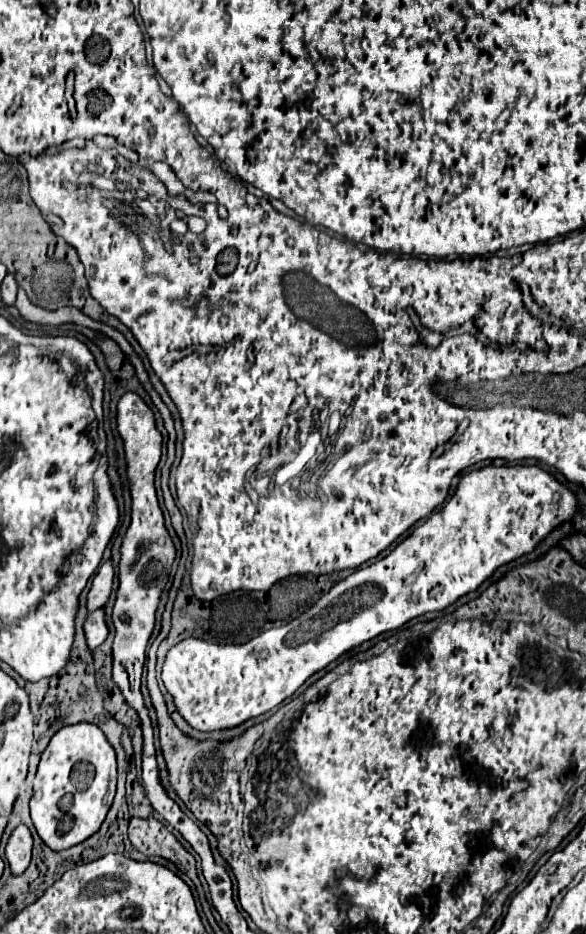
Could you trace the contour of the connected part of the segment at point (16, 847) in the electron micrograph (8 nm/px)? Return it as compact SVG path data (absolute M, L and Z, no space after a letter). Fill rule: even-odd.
M20 824L10 840L8 840L8 846L6 846L6 858L8 858L8 864L10 864L10 870L14 876L22 874L28 866L30 866L30 858L32 858L32 834L30 830Z

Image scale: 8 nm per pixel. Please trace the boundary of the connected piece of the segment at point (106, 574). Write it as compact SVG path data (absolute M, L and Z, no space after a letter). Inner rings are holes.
M108 560L98 568L98 574L88 592L88 612L94 612L96 608L102 608L108 602L112 584L114 584L114 566L112 560Z

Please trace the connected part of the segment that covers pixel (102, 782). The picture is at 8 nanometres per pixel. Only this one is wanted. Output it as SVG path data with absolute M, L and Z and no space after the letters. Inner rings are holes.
M78 722L60 728L42 752L38 772L34 778L34 796L30 800L32 822L38 836L52 850L64 850L84 842L98 832L112 806L116 792L116 752L106 740L104 732L90 722ZM66 794L74 794L74 806L68 812L58 808L58 800Z

